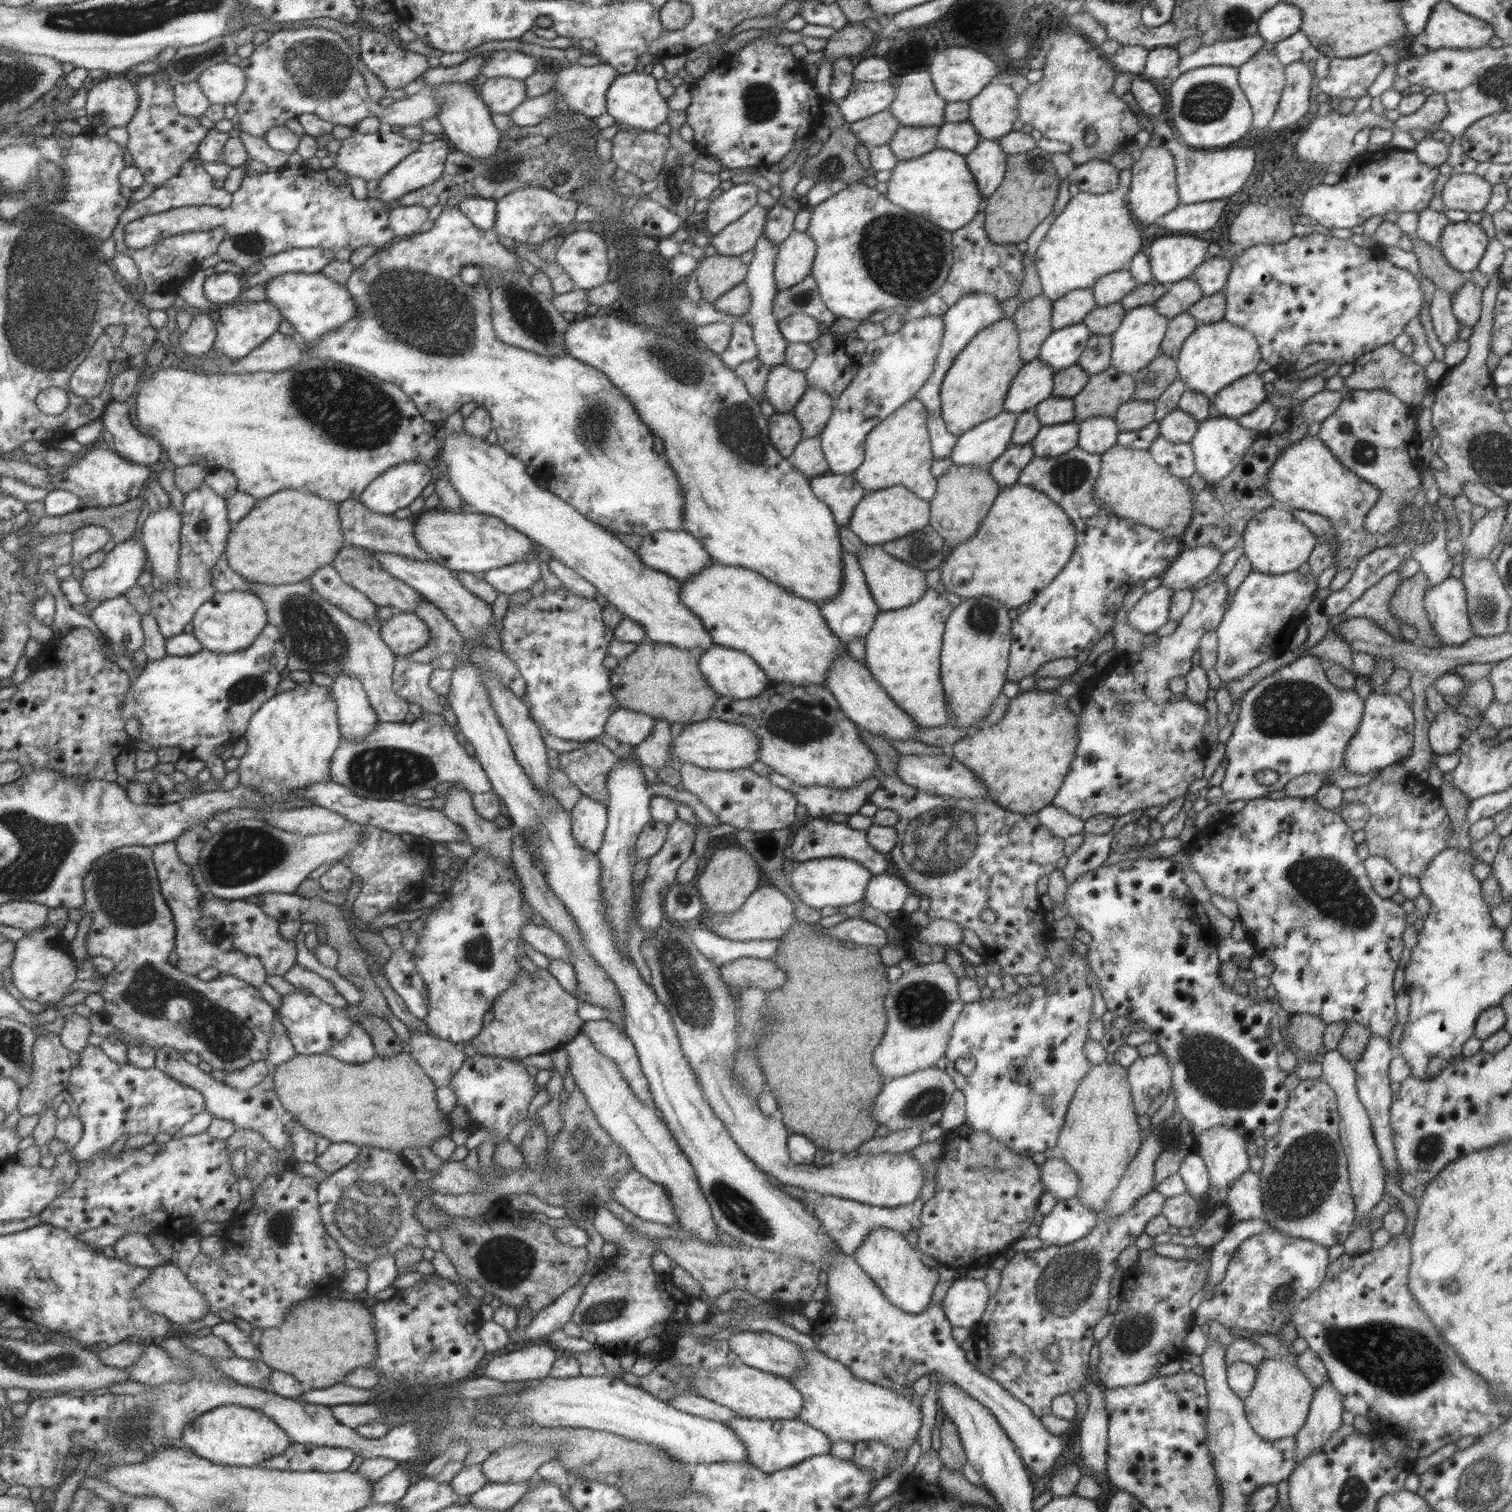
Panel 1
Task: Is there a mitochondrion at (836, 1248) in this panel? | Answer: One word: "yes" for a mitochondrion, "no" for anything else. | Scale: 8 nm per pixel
no

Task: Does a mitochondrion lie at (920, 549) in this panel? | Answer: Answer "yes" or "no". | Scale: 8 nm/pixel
yes

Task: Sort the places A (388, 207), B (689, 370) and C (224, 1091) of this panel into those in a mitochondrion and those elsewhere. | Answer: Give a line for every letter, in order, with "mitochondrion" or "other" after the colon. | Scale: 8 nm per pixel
A: other
B: mitochondrion
C: other

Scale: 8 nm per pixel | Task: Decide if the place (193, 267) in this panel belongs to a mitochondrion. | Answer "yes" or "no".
no

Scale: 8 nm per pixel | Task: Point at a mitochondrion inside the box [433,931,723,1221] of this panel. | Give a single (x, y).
(691, 998)

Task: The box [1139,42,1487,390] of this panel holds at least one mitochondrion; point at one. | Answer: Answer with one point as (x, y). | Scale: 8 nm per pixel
(1208, 101)

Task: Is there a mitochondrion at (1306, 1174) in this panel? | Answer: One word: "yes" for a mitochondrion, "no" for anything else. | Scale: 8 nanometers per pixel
yes

